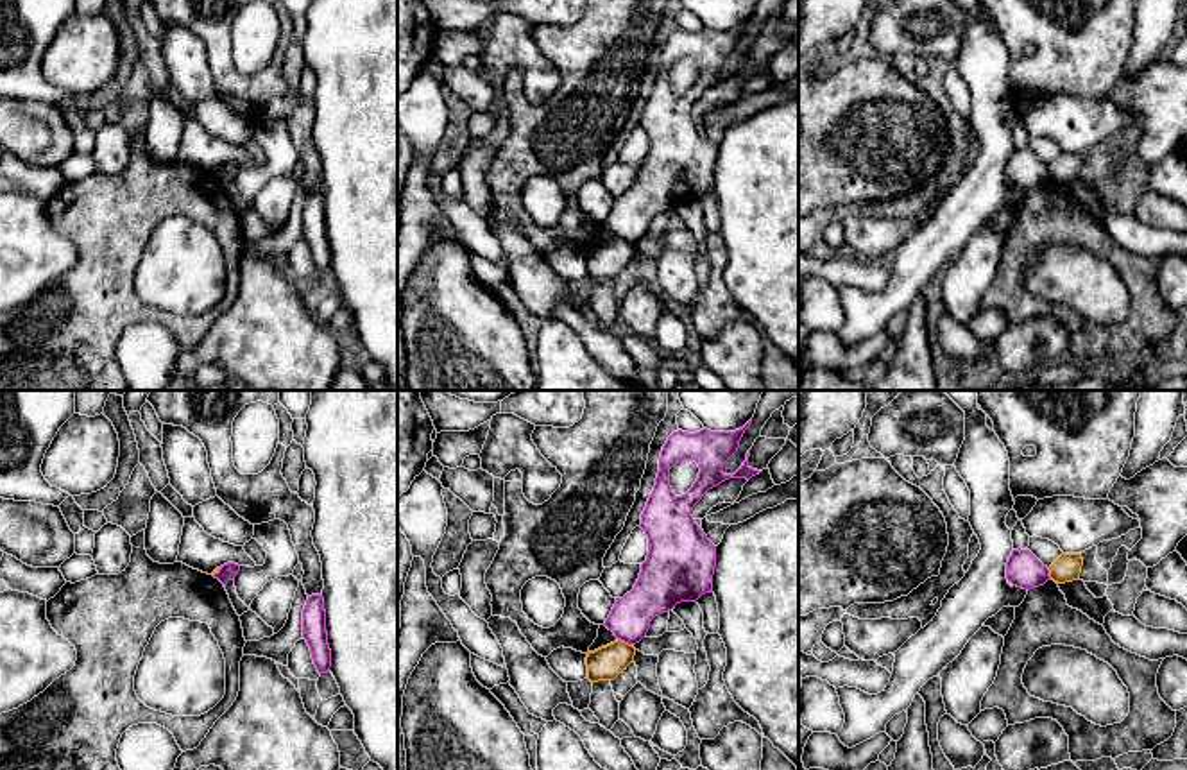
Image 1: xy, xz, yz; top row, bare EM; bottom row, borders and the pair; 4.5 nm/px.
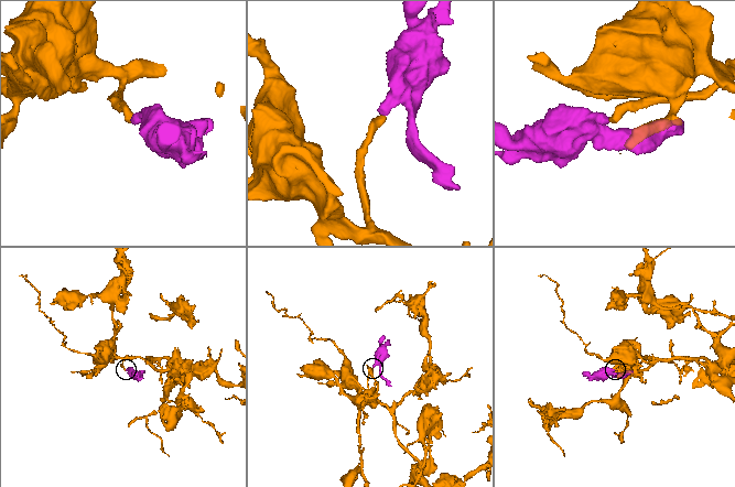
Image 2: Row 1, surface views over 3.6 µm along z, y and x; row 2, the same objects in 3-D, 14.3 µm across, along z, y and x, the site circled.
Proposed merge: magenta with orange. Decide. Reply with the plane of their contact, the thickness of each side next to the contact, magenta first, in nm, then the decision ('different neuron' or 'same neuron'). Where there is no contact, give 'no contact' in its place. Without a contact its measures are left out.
xz | 190/150 nm | different neuron

